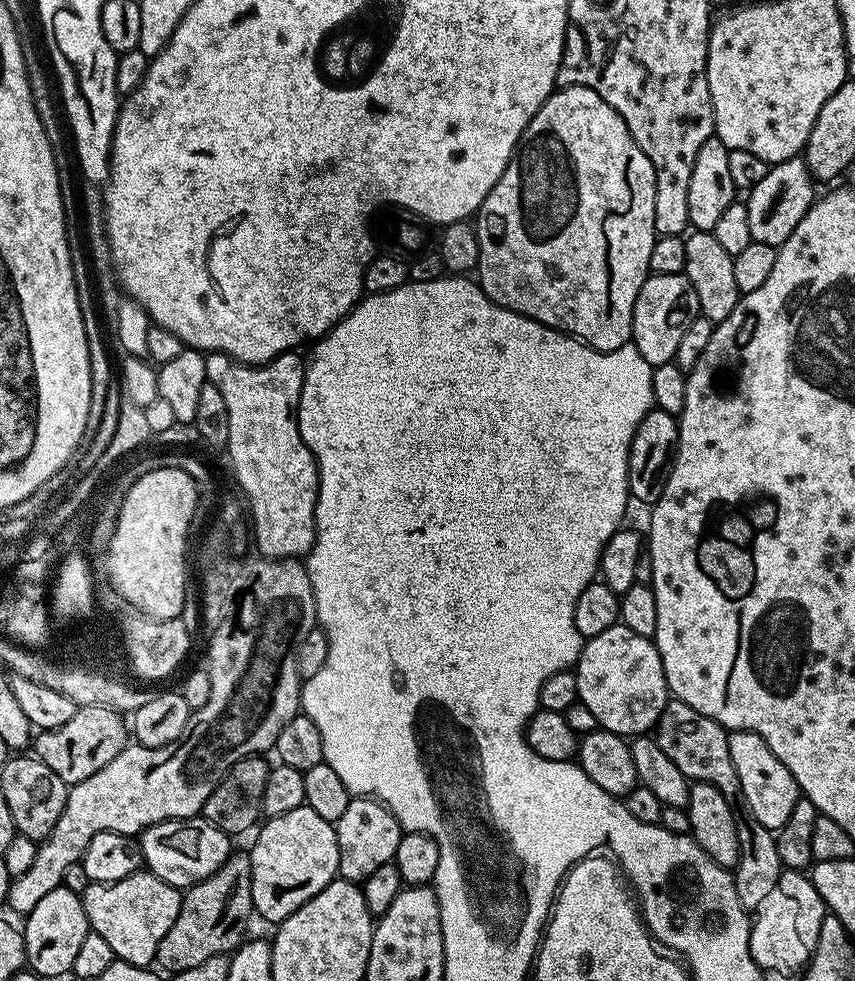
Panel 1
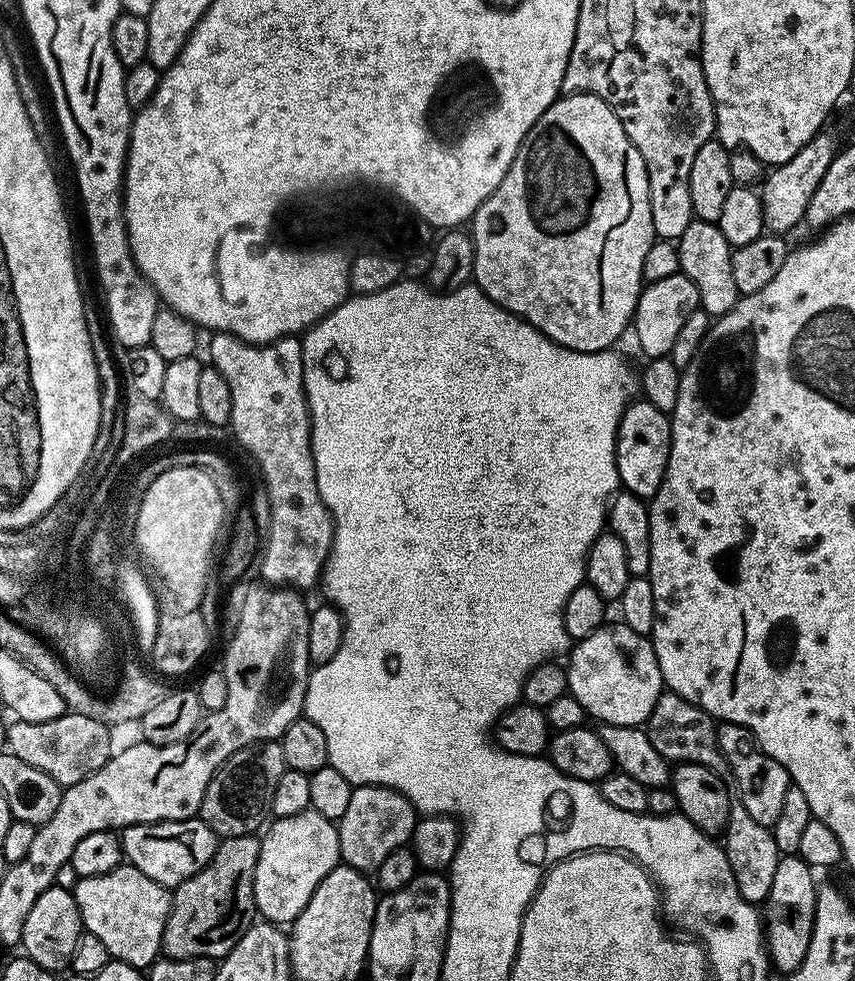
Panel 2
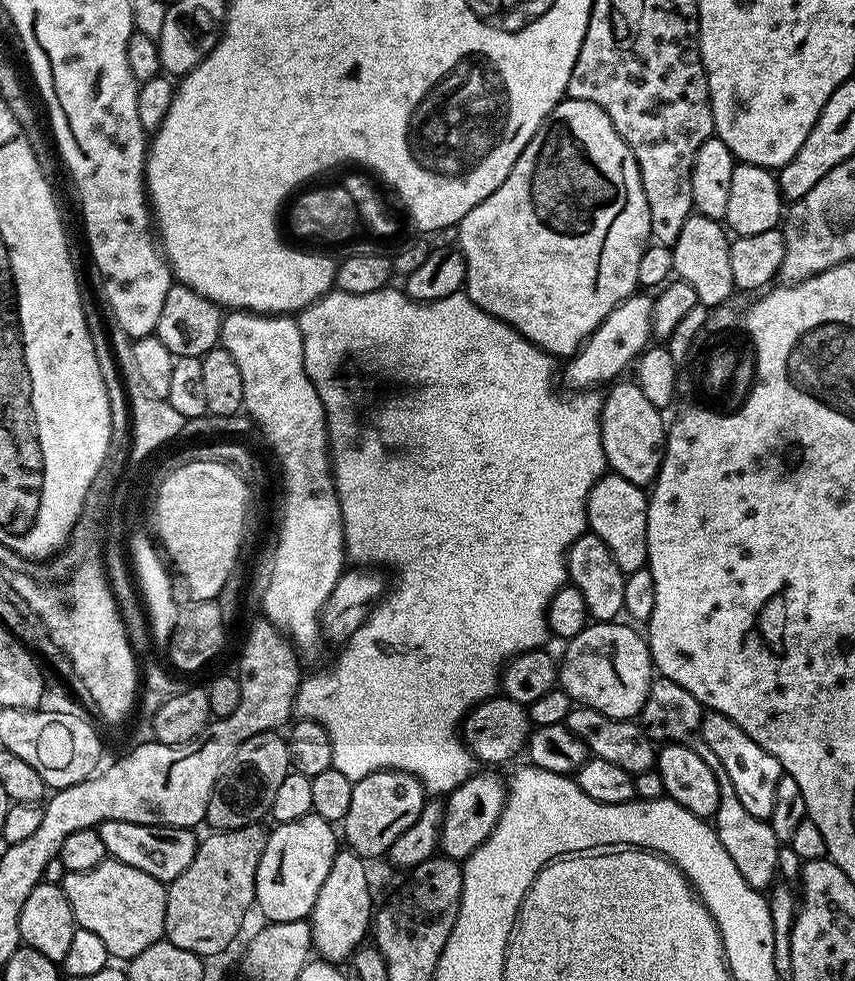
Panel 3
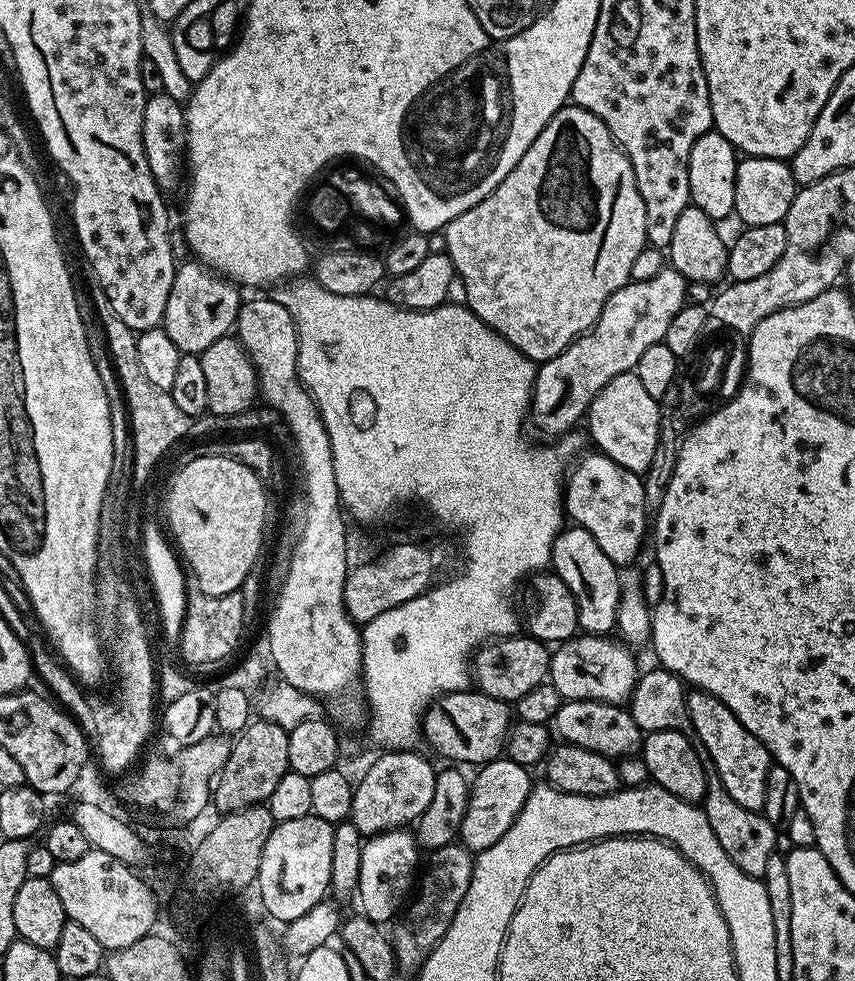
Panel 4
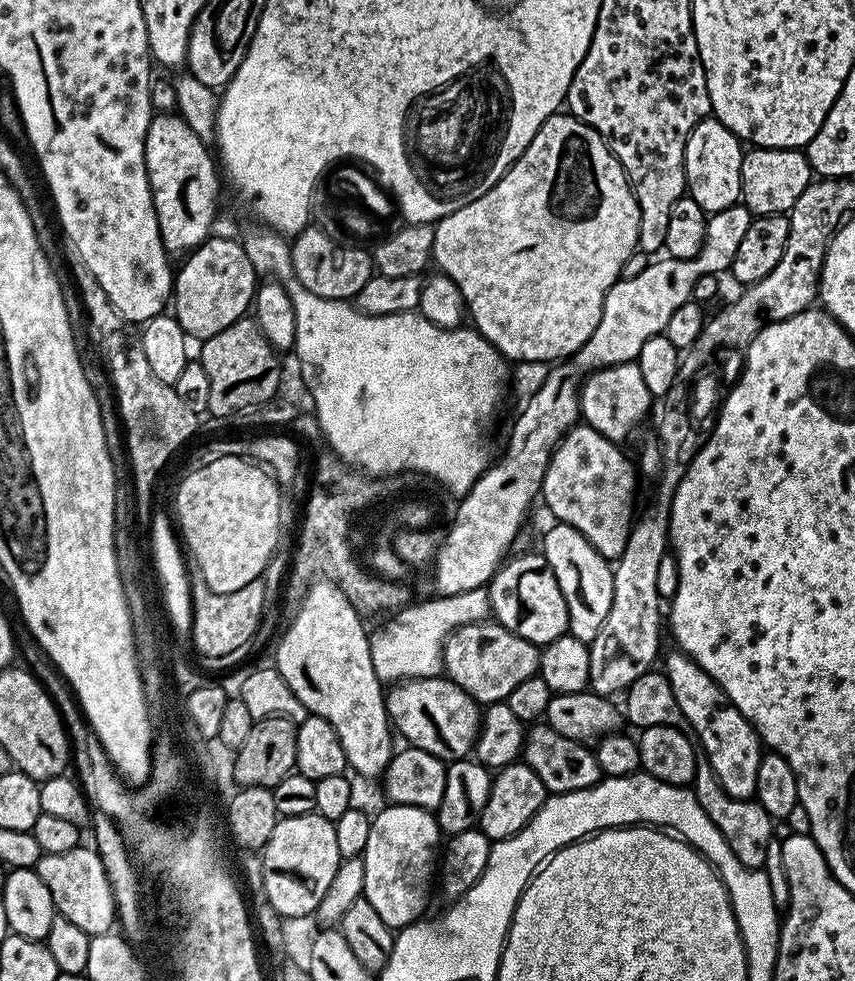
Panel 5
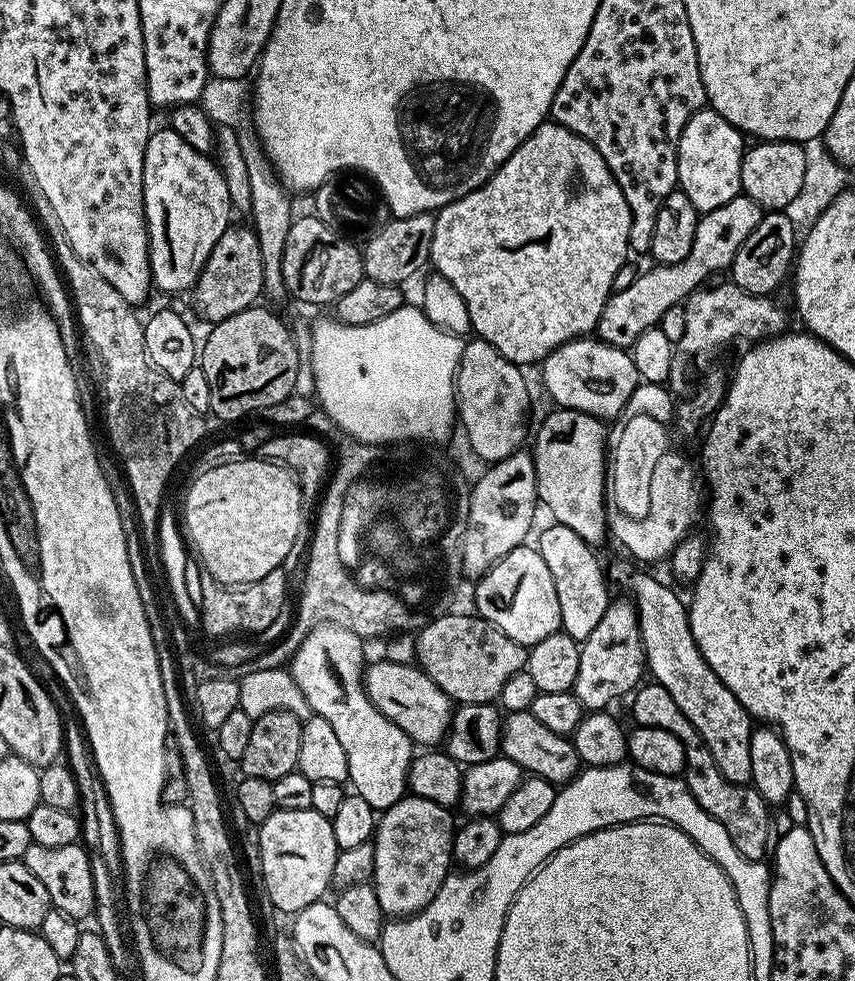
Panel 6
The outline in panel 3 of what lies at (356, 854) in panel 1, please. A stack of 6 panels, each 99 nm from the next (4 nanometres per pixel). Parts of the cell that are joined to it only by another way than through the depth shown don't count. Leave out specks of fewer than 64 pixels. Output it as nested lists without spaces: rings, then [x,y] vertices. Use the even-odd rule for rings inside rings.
[[[387,768],[381,772],[366,774],[366,778],[355,781],[350,794],[350,810],[346,810],[342,827],[344,840],[351,851],[360,856],[383,857],[394,846],[398,834],[410,830],[414,822],[418,822],[418,814],[422,814],[426,803],[426,793],[418,778],[408,772],[400,772],[396,768]]]

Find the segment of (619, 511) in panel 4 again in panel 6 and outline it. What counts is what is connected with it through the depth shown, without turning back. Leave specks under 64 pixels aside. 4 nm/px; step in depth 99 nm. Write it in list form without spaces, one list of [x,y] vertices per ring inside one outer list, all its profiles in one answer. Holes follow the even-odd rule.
[[[557,407],[540,424],[536,432],[536,445],[530,448],[534,470],[536,471],[536,494],[541,505],[548,507],[551,519],[562,526],[570,526],[578,538],[586,543],[599,546],[608,531],[608,509],[604,499],[606,487],[606,449],[609,429],[605,421],[586,414],[582,410]]]

